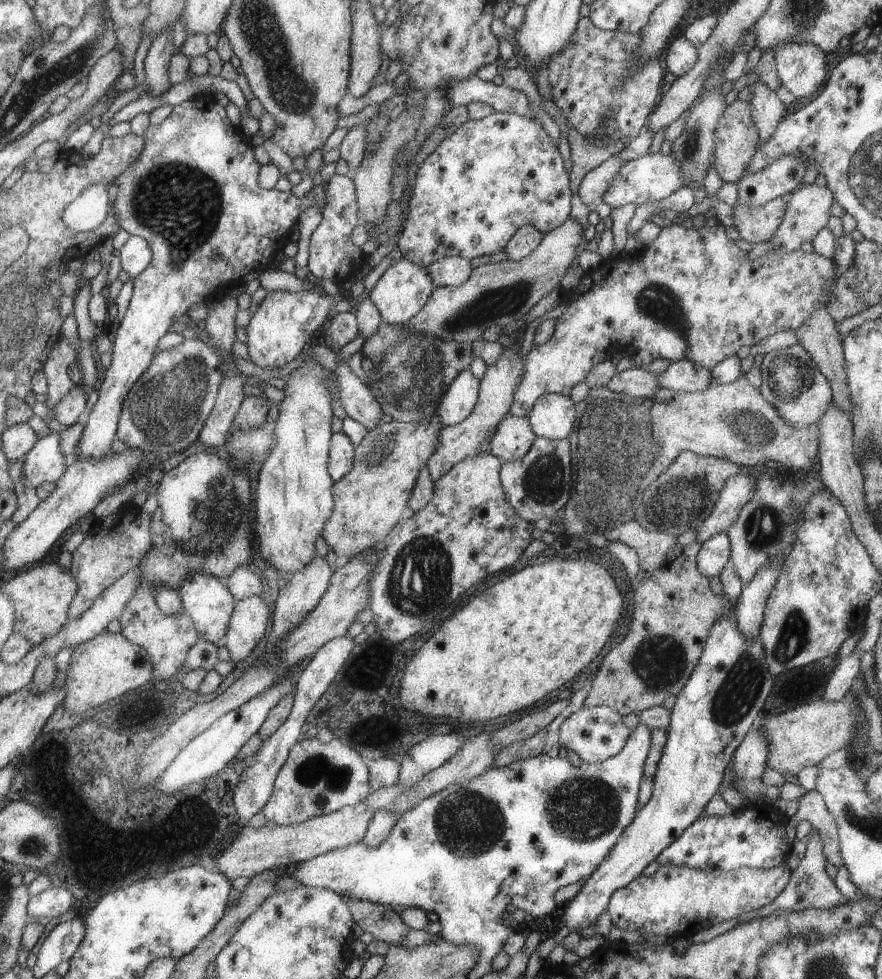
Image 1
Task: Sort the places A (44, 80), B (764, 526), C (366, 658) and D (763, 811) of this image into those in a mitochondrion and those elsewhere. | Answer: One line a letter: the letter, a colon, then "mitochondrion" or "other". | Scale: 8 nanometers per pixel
A: mitochondrion
B: mitochondrion
C: other
D: other

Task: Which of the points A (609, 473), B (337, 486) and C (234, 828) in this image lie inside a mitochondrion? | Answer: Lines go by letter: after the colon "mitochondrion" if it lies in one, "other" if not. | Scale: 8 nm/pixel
A: mitochondrion
B: other
C: other

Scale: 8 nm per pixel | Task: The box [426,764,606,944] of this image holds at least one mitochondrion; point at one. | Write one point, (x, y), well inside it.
(470, 823)

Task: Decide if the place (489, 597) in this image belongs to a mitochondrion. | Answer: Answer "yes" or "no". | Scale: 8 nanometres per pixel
no

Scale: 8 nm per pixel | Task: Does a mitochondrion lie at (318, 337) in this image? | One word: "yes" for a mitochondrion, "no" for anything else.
no

